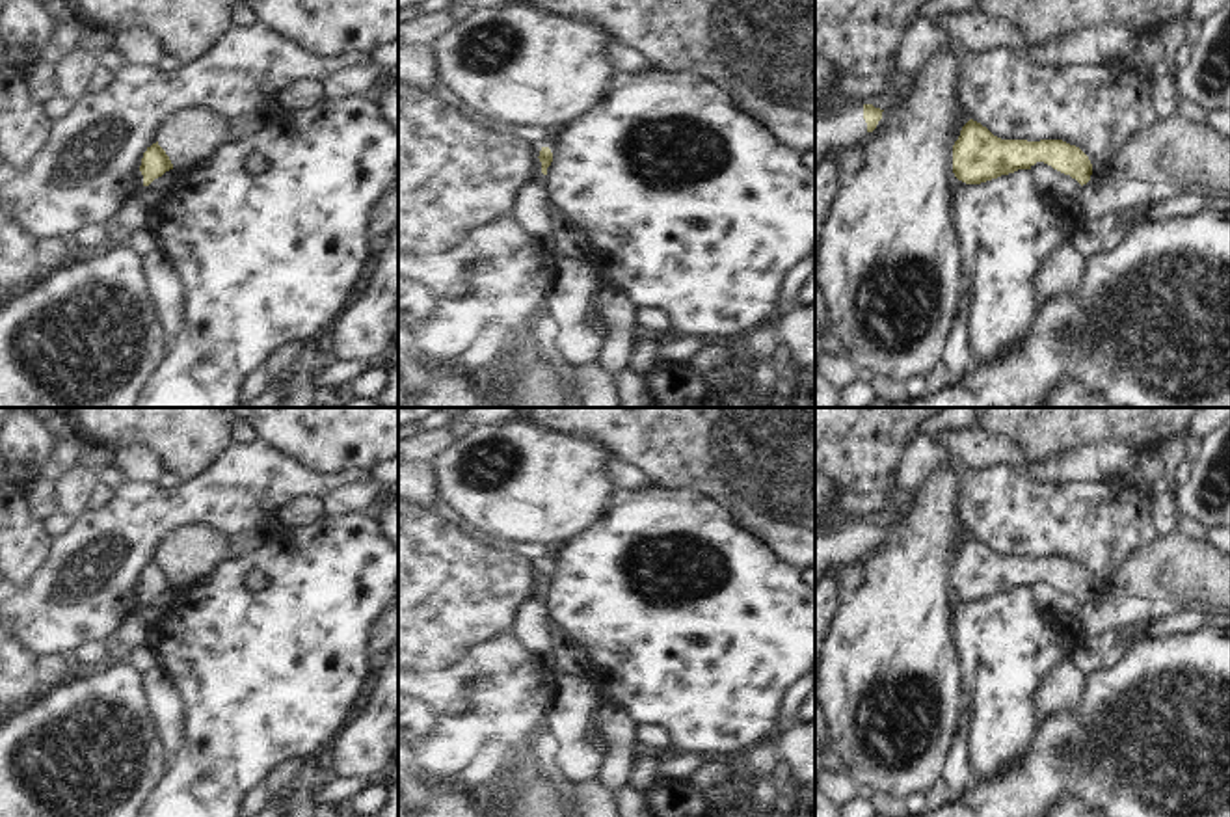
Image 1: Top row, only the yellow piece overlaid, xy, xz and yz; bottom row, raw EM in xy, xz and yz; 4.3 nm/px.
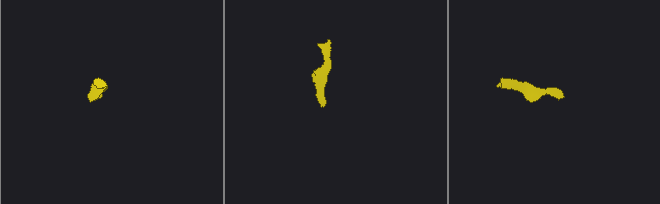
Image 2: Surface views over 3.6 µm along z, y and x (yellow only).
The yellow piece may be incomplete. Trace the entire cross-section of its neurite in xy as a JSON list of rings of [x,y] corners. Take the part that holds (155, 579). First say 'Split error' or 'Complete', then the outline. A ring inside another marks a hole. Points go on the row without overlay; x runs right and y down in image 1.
Complete. [[[158,558],[147,564],[140,583],[143,603],[149,603],[154,596],[162,594],[169,586],[173,586],[173,581]]]

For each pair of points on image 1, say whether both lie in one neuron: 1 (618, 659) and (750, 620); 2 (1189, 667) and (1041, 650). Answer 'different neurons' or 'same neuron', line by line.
1: same neuron
2: different neurons

